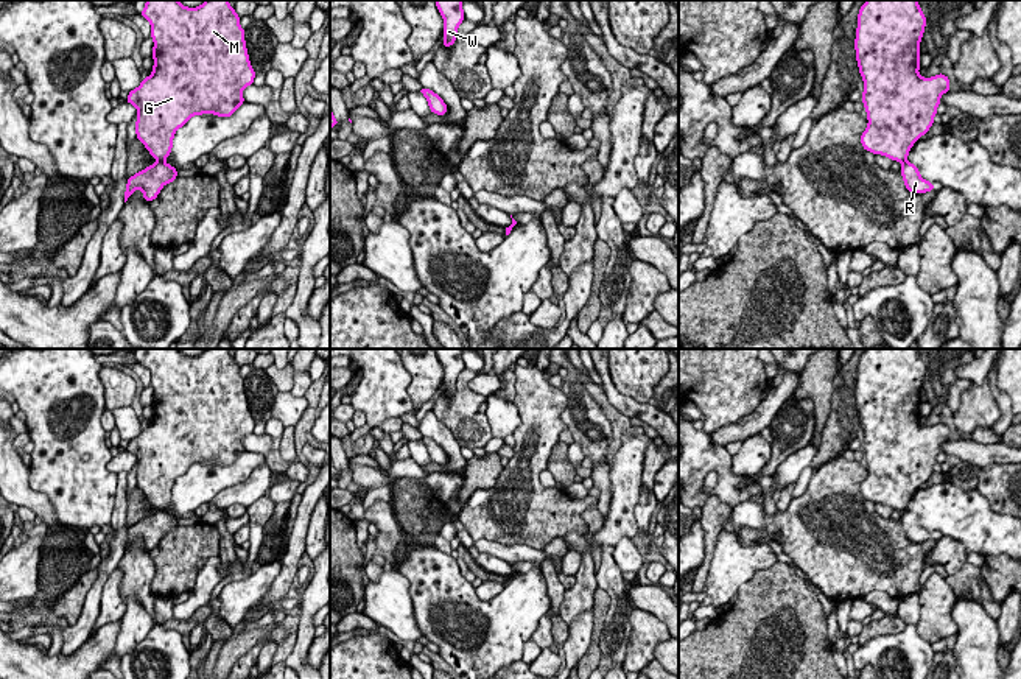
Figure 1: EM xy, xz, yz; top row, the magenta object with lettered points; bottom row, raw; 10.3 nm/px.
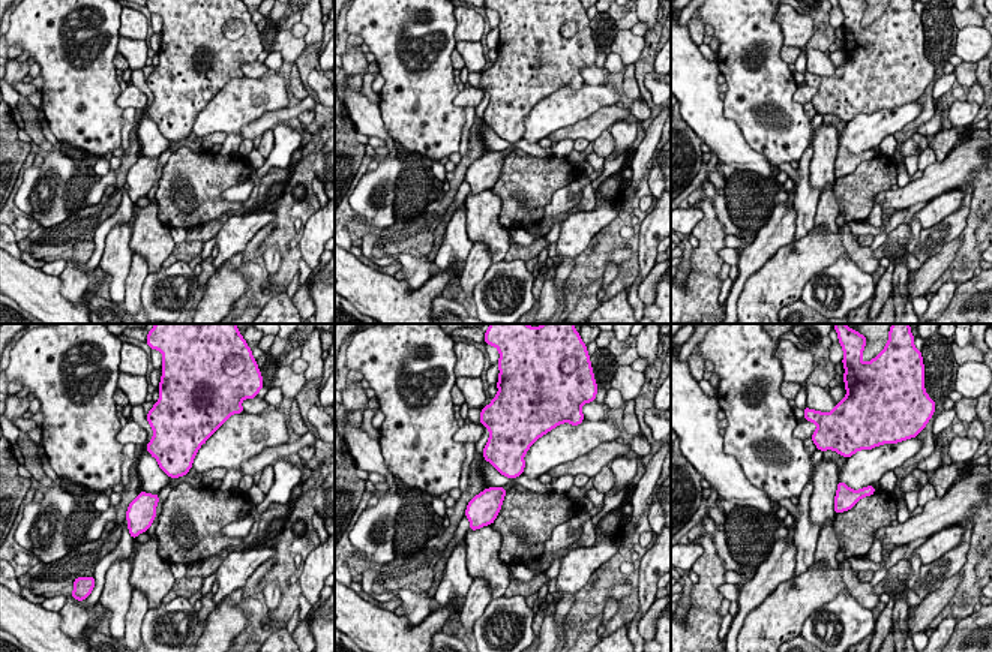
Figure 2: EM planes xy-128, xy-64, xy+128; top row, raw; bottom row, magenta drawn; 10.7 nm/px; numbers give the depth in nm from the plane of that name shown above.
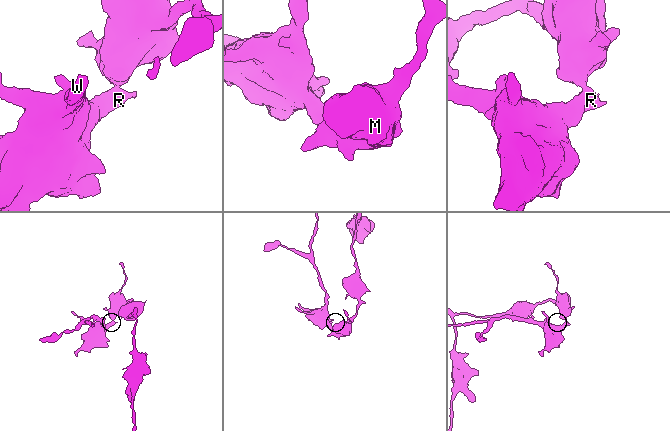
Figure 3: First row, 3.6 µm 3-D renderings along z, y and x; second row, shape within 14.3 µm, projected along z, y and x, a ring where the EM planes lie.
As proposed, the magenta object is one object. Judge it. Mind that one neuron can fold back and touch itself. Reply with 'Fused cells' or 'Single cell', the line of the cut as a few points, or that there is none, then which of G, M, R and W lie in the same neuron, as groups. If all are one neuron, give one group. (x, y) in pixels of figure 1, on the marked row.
Fused cells. Split along xy (159, 159), (164, 162). Groups: G M / R W

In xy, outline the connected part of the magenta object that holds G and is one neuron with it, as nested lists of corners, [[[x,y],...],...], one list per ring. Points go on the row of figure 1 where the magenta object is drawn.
[[[146,0],[140,14],[151,23],[154,67],[126,101],[137,107],[137,139],[165,162],[174,132],[193,115],[230,117],[255,72],[229,0],[205,0],[198,8]]]

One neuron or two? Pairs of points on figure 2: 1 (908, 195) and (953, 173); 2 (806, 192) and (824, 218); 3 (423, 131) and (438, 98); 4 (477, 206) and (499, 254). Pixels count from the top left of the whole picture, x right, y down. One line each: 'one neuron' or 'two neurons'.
1: one neuron
2: two neurons
3: one neuron
4: one neuron

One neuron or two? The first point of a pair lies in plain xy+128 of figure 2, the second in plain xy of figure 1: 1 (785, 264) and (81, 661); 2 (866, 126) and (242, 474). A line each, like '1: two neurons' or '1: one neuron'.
1: one neuron
2: one neuron

